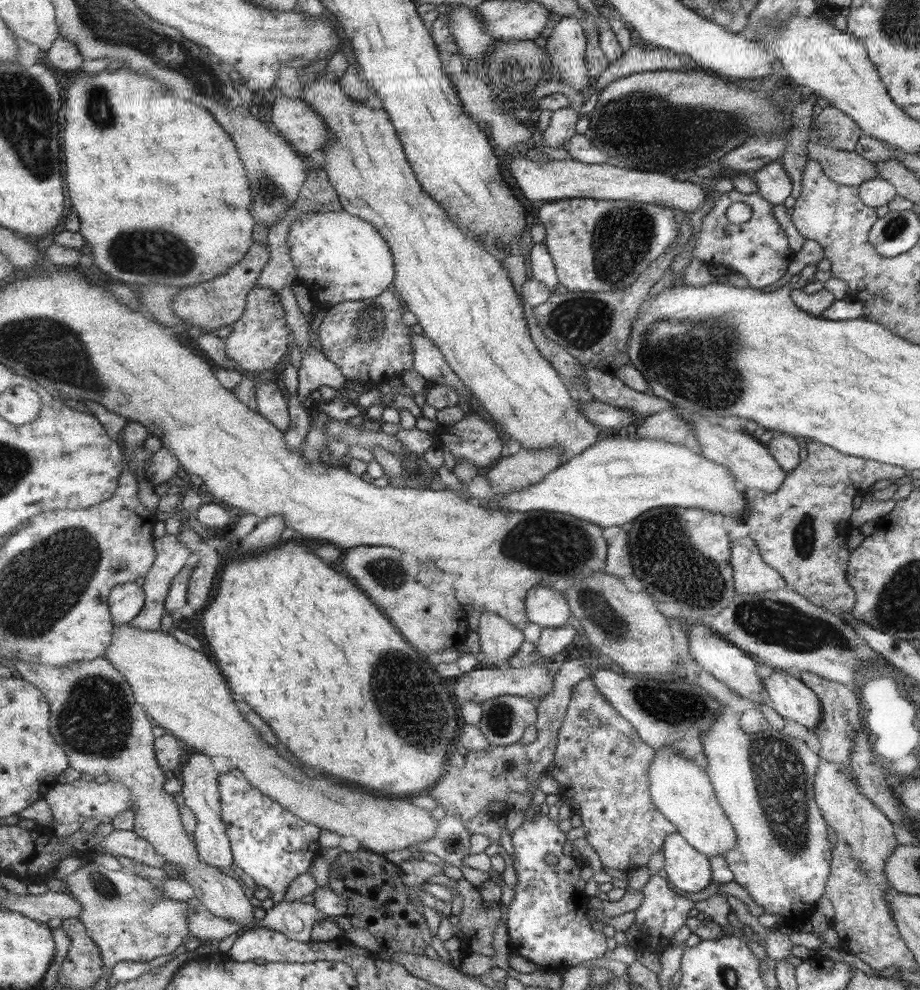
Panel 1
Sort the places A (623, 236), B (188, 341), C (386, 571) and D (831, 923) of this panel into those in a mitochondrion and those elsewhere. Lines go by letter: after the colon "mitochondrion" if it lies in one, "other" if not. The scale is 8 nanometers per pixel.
A: mitochondrion
B: other
C: mitochondrion
D: other

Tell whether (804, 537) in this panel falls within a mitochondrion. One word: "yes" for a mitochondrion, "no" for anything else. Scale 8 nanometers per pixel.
yes

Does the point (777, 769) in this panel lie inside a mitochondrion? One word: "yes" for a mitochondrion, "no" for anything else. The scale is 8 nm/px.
yes

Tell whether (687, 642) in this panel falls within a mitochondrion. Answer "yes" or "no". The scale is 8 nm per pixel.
no

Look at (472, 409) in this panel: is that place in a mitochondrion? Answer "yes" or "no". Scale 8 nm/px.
no

